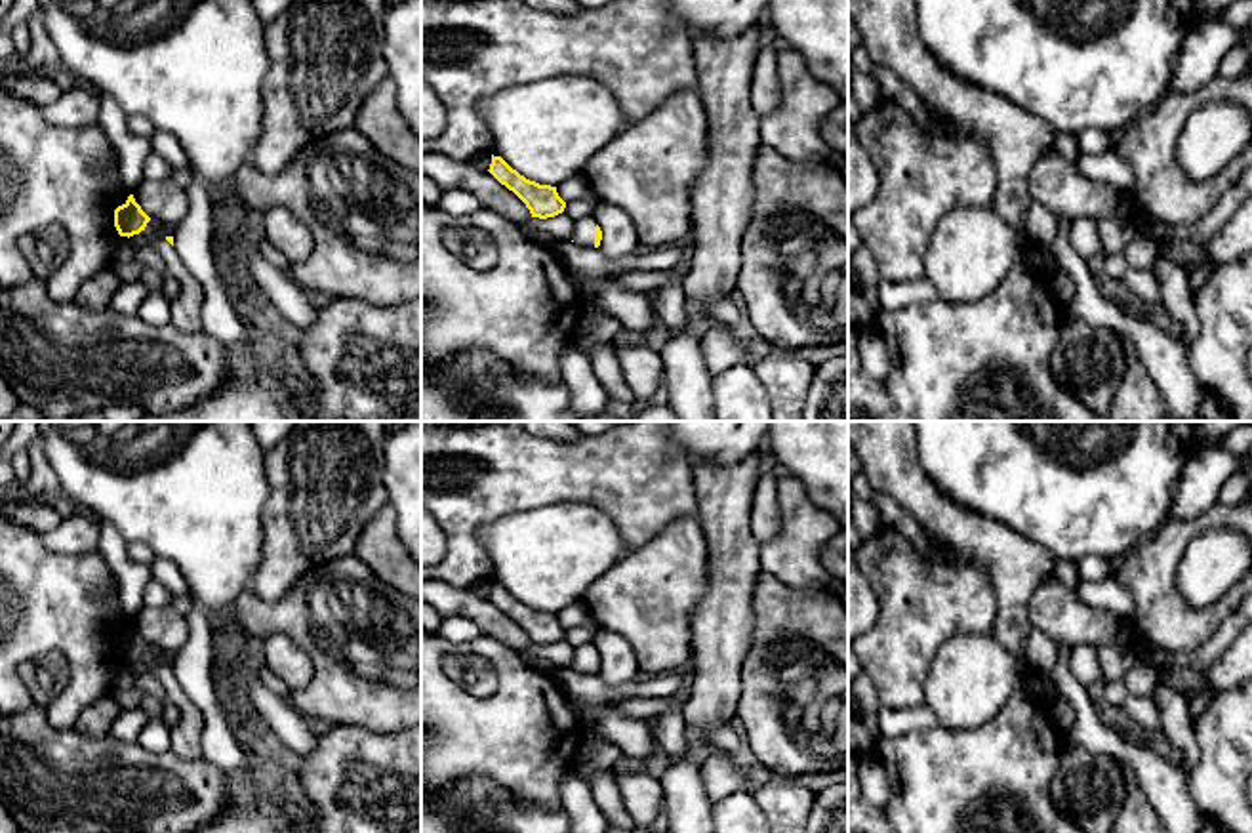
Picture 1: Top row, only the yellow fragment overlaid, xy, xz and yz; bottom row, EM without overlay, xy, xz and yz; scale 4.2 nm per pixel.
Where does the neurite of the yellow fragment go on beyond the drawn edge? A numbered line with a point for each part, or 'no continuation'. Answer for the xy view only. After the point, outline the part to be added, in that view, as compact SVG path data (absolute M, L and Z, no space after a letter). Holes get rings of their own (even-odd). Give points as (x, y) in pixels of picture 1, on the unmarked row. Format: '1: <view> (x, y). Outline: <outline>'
1: xy (187, 734). Outline: M154 660L151 673L162 684L166 701L175 705L179 711L179 721L172 728L172 753L187 761L200 759L204 711L200 711L198 705L185 696L175 681L175 675L164 661Z

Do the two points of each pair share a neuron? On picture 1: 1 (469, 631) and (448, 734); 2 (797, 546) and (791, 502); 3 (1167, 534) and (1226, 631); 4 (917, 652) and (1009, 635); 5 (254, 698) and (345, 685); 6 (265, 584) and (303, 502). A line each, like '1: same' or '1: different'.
1: different
2: same
3: different
4: different
5: different
6: same

